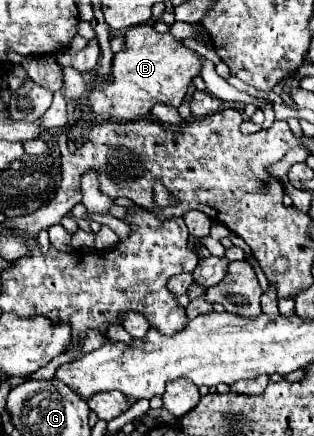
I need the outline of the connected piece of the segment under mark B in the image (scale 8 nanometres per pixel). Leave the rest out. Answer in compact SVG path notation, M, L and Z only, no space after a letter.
M138 25L128 29L126 33L126 51L120 51L114 55L114 63L112 63L112 73L114 73L114 81L108 85L102 83L94 83L94 91L88 97L88 105L90 111L94 115L100 117L116 117L122 121L134 121L136 117L144 117L150 113L150 109L156 103L166 103L166 105L174 105L178 107L188 91L188 85L192 83L192 79L196 75L200 75L202 69L202 59L188 47L182 45L180 39L174 39L170 33L158 33L152 25Z

